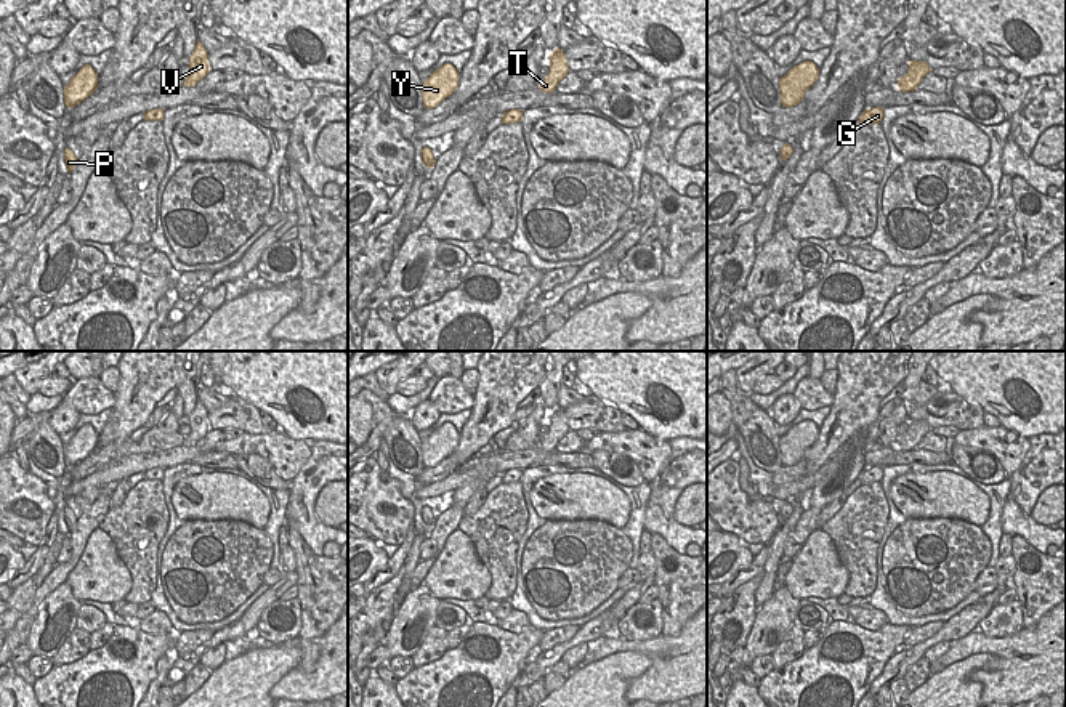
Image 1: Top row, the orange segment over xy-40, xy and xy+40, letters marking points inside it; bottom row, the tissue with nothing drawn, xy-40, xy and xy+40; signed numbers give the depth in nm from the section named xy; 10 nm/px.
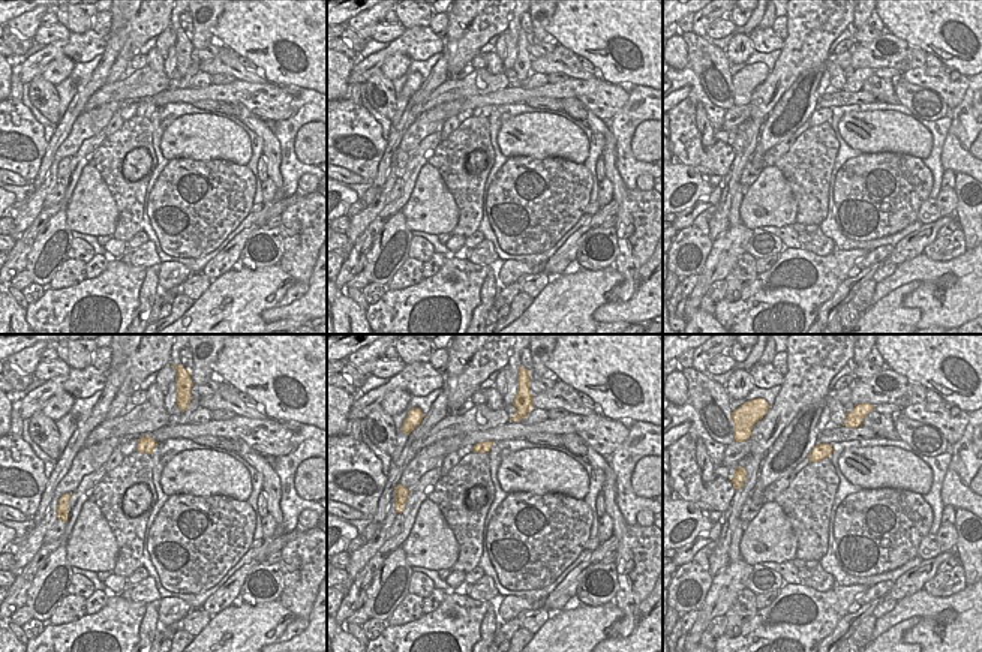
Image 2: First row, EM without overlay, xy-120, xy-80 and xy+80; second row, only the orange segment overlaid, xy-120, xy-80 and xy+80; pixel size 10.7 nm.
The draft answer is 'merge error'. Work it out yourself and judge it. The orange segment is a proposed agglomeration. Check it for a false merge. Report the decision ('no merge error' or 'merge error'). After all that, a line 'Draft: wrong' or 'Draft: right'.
no merge error
Draft: wrong

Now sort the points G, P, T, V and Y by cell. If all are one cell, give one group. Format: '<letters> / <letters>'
G P T V Y

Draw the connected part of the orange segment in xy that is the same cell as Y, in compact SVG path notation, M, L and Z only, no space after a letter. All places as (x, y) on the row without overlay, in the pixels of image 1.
M446 422L439 428L436 428L422 442L422 459L425 468L433 468L441 460L449 457L458 446L458 436L460 433L450 422Z

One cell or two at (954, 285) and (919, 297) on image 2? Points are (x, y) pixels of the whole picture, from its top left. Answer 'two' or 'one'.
one

